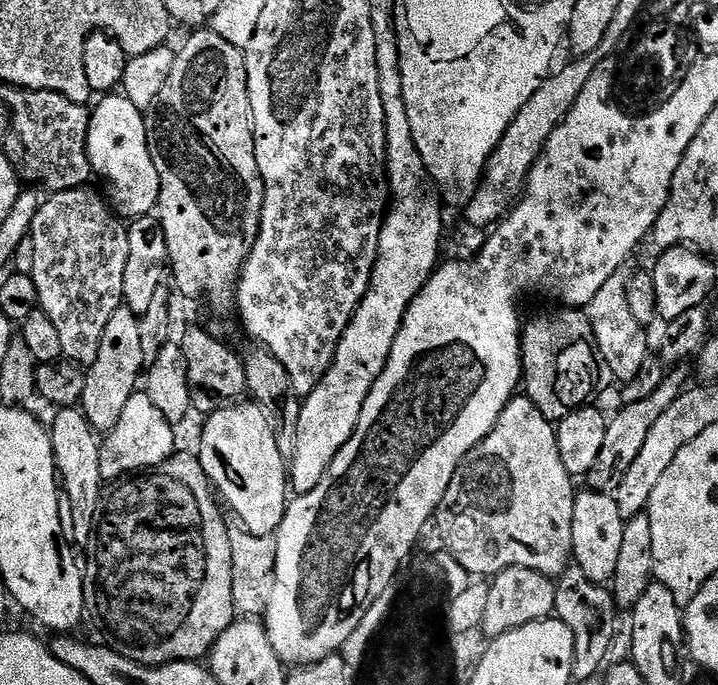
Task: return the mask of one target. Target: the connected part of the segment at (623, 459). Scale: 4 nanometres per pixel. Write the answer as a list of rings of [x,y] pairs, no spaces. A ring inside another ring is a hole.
[[[684,364],[673,367],[654,393],[648,395],[646,399],[623,405],[624,408],[616,416],[613,415],[606,430],[605,443],[602,445],[601,453],[598,454],[598,462],[586,477],[586,483],[588,483],[586,486],[589,491],[613,495],[618,492],[617,489],[620,486],[622,488],[627,483],[628,475],[633,472],[632,468],[639,459],[642,446],[652,426],[656,424],[664,411],[672,408],[674,402],[685,391],[690,376],[687,368],[688,366]]]

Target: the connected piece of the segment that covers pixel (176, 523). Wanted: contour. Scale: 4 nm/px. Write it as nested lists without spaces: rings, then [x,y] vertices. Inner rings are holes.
[[[176,450],[168,460],[147,471],[139,471],[128,475],[128,484],[120,484],[112,496],[108,496],[108,504],[104,504],[104,520],[95,525],[94,543],[96,549],[92,552],[92,561],[83,573],[84,578],[84,606],[87,619],[92,619],[106,635],[117,652],[130,658],[135,664],[159,666],[161,664],[182,664],[185,662],[200,662],[211,653],[212,647],[218,642],[238,613],[234,602],[234,578],[232,577],[232,555],[230,554],[230,534],[226,530],[225,513],[220,512],[217,493],[208,480],[206,470],[202,470],[199,455]]]

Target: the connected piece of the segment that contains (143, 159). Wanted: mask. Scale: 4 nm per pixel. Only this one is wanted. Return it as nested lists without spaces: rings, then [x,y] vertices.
[[[108,94],[101,100],[96,109],[91,109],[88,122],[88,157],[93,173],[108,183],[107,199],[121,217],[155,213],[160,203],[160,179],[150,154],[145,113],[123,94]]]

